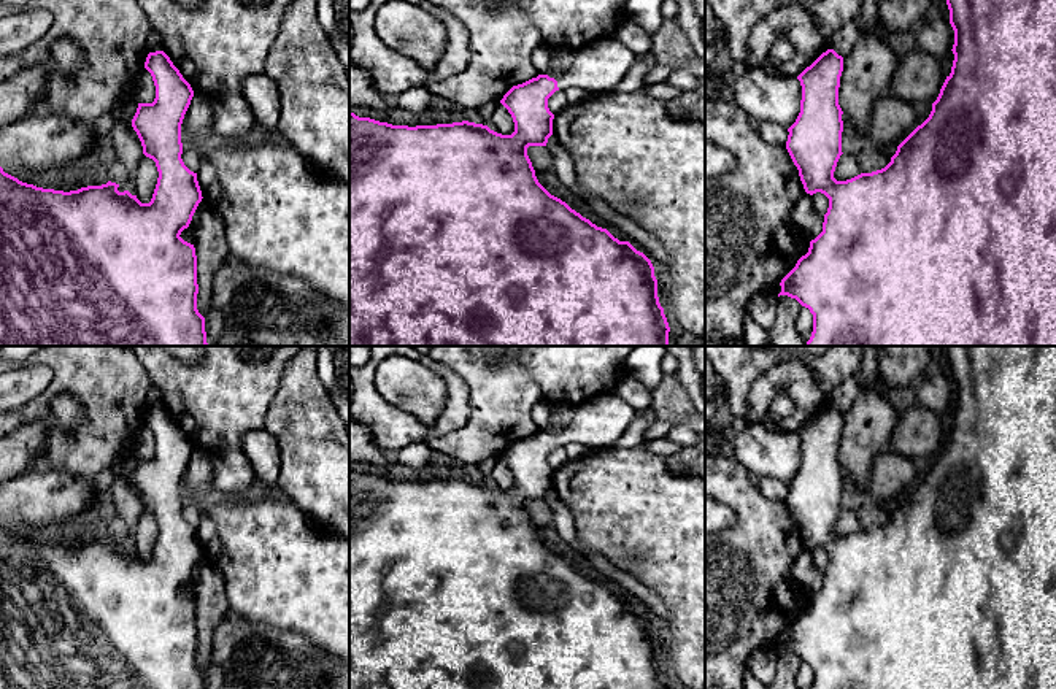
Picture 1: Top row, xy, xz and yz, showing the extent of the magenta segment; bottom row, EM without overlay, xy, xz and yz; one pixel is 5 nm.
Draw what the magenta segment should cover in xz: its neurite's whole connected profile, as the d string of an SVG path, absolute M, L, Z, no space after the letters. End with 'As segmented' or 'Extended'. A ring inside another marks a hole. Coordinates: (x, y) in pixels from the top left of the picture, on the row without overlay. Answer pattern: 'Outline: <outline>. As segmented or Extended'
Outline: M608 392L580 403L572 424L557 435L538 430L513 441L500 456L515 478L511 491L468 476L408 483L359 473L349 467L349 689L669 689L651 616L629 597L619 597L551 551L538 538L527 511L529 502L546 502L553 491L554 470L548 464L548 454L556 446L580 443L591 449L611 448L638 416L640 411Z. Extended

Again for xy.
Outline: M164 406L149 408L145 424L152 432L156 454L152 459L138 459L132 483L141 497L143 510L156 518L159 527L149 559L141 559L137 551L132 551L129 546L119 548L119 540L111 537L102 541L87 541L64 548L22 538L5 529L0 522L0 689L206 689L205 673L197 665L198 640L195 603L179 592L181 587L189 583L203 554L197 529L191 527L181 514L181 479L194 452L194 446Z. As segmented

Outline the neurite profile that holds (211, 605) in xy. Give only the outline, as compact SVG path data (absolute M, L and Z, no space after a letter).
M210 564L197 576L194 603L198 640L197 665L205 673L213 654L214 633L219 624L230 616L224 576Z

